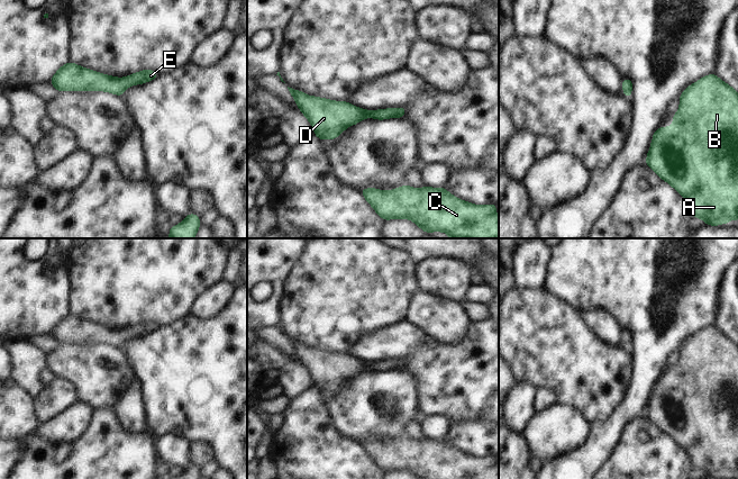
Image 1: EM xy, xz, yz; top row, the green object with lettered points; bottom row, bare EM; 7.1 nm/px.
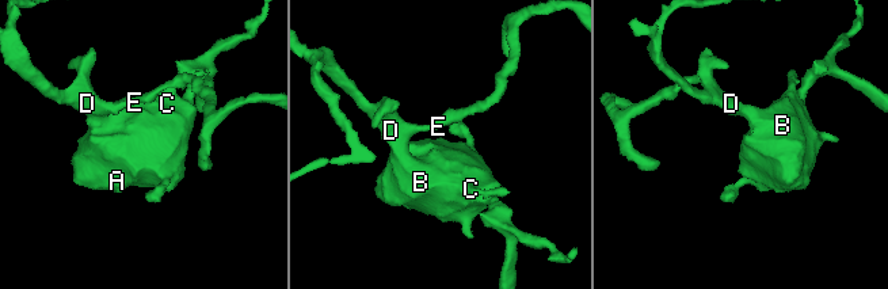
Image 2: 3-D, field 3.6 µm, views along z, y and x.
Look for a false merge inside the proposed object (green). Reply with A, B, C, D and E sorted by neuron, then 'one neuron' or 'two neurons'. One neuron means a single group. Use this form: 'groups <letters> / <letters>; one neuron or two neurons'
groups A B C D E; one neuron

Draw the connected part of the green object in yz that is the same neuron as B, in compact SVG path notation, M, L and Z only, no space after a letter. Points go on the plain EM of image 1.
M714 325L690 336L680 347L680 361L673 367L672 379L659 379L653 387L646 416L664 433L669 435L687 453L693 469L703 471L705 477L718 478L738 471L738 344L720 332Z

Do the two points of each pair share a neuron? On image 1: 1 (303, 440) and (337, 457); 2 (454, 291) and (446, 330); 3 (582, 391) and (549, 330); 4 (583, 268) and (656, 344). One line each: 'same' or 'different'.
1: same
2: different
3: same
4: same

